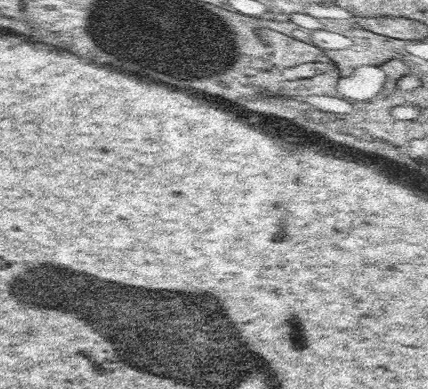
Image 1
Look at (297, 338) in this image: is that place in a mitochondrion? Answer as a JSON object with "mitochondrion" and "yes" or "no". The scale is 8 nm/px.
{"mitochondrion":"no"}

